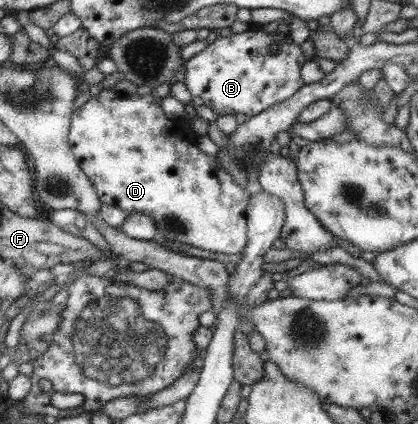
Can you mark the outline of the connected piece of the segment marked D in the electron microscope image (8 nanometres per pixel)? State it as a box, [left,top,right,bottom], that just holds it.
[67,90,251,253]

